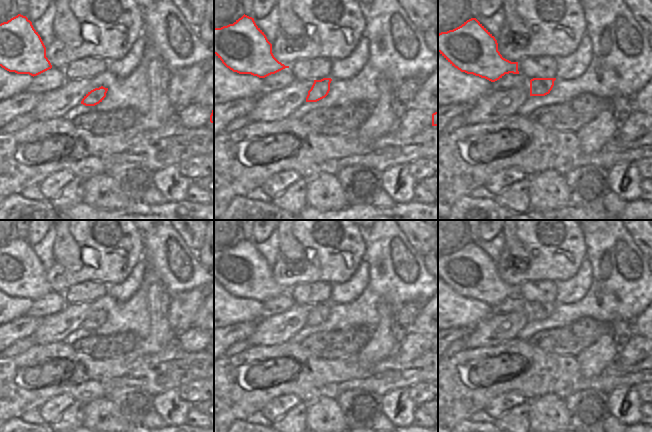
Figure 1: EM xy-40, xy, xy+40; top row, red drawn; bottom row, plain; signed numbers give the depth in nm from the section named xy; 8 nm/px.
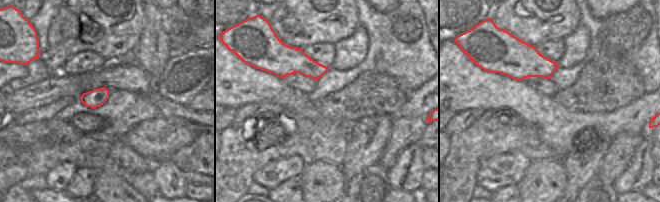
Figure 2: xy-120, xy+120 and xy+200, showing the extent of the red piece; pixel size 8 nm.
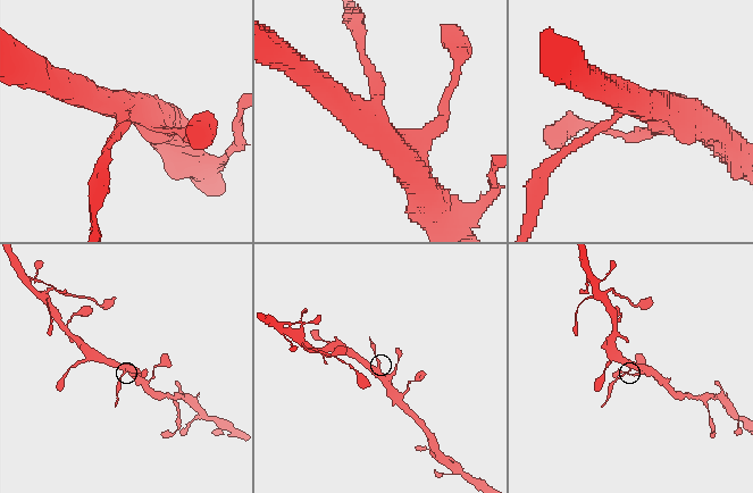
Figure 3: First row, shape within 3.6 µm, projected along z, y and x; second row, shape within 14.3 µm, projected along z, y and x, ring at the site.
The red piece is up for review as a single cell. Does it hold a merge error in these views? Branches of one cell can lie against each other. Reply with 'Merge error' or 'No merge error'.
Merge error

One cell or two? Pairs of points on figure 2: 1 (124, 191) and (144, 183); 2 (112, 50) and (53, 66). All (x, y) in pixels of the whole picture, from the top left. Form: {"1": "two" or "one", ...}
{"1": "two", "2": "one"}

